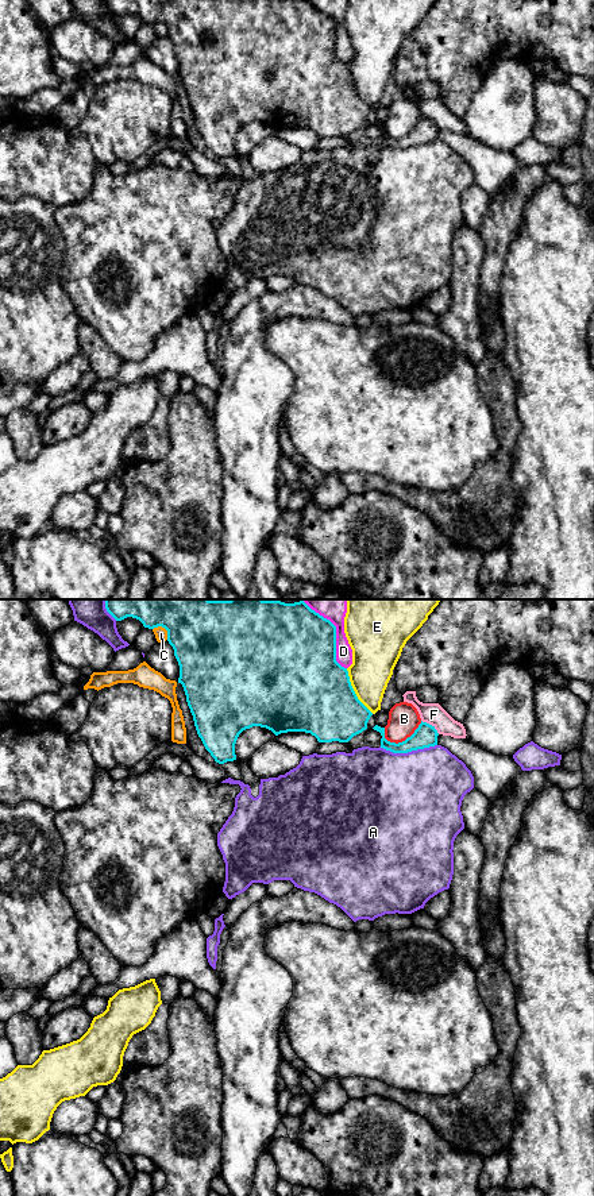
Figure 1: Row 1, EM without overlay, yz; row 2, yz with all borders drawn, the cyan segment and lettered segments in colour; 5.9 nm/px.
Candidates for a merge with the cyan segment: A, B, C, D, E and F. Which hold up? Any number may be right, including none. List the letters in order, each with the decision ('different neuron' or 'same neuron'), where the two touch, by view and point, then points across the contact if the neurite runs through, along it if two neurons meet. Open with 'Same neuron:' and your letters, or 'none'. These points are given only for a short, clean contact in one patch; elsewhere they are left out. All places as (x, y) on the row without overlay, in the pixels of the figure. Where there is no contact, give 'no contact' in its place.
Same neuron: none
A: different neuron; contact yz (408, 146)
B: different neuron; contact yz (405, 135)
C: different neuron; contact yz (164, 22)
D: different neuron; contact yz (335, 30)
E: different neuron; contact yz (354, 87)
F: different neuron; contact yz (431, 120); border yz (421, 115), (439, 128)

